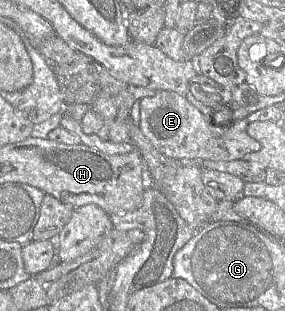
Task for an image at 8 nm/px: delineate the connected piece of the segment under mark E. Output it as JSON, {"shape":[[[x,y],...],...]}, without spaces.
{"shape":[[[161,90],[154,96],[140,99],[139,102],[138,126],[144,136],[162,154],[180,163],[197,163],[202,160],[233,161],[261,149],[261,144],[246,132],[249,124],[246,118],[232,122],[229,126],[212,118],[215,125],[224,125],[222,130],[213,132],[201,112],[185,96],[176,92]]]}

